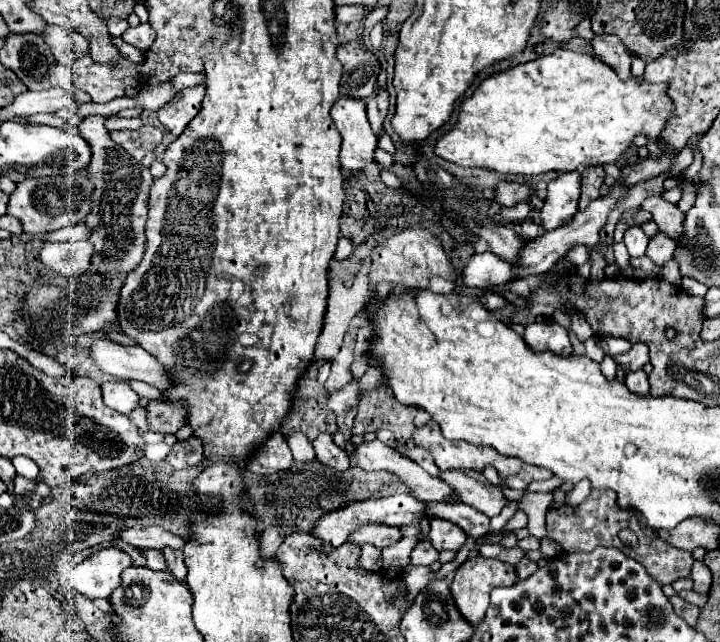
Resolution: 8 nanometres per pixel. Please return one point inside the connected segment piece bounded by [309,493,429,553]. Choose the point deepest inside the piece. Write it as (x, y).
(332, 528)

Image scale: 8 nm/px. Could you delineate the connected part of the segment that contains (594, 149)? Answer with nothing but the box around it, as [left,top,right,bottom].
[435,49,673,173]

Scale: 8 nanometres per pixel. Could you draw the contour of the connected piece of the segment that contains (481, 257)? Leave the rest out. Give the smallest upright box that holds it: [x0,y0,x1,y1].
[463,251,513,289]

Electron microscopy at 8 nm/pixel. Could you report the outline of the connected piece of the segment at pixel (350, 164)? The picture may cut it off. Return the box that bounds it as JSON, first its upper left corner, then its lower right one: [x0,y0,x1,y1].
[331,95,377,175]

